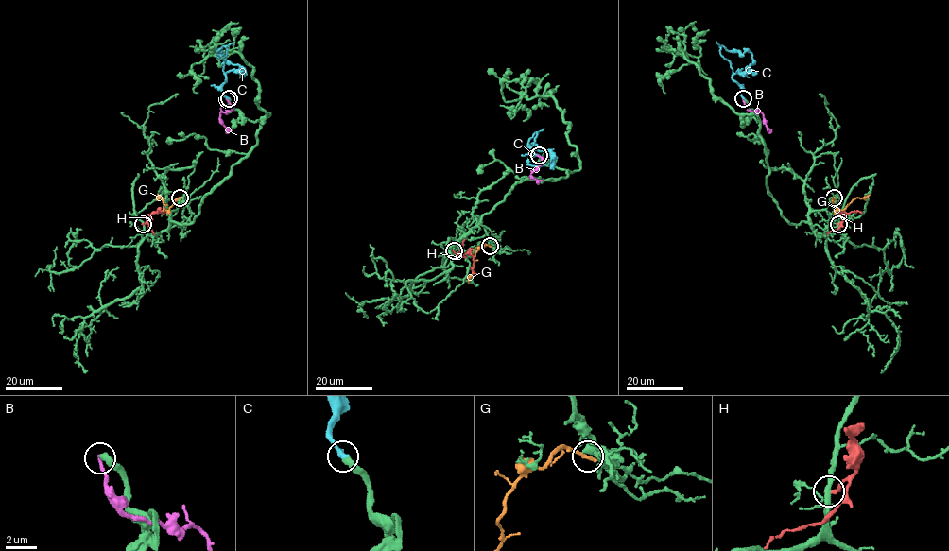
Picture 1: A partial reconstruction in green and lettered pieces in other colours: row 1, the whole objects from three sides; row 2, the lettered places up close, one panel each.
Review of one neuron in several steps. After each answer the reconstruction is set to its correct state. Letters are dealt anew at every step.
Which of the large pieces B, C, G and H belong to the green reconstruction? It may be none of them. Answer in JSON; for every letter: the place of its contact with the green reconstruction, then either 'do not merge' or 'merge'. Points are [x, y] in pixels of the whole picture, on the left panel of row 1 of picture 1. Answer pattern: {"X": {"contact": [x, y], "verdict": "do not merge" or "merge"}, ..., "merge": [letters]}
{"B": {"contact": [227, 99], "verdict": "do not merge"}, "C": {"contact": [229, 98], "verdict": "merge"}, "G": {"contact": [180, 198], "verdict": "do not merge"}, "H": {"contact": [143, 224], "verdict": "do not merge"}, "merge": ["C"]}

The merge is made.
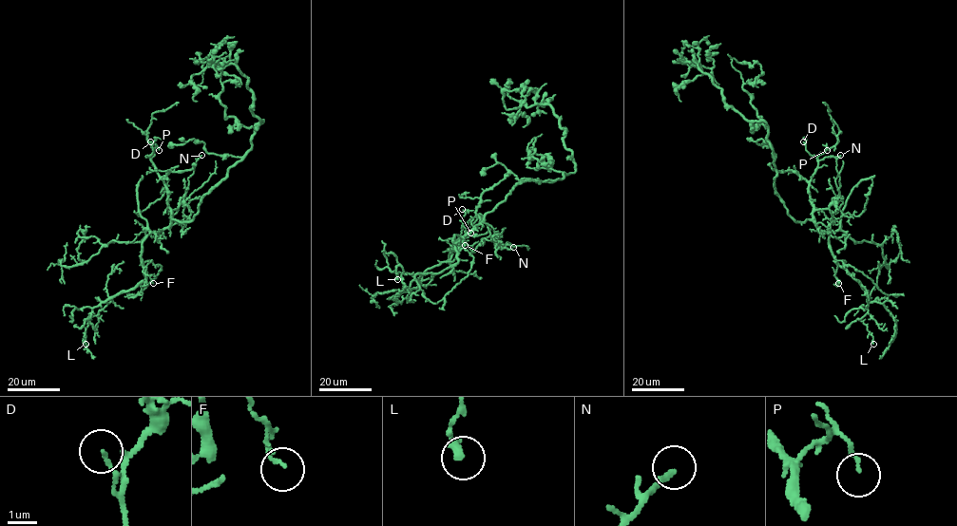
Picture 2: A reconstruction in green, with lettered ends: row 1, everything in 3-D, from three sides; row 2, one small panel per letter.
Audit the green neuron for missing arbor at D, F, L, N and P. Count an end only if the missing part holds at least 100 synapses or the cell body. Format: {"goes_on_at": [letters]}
{"goes_on_at": []}

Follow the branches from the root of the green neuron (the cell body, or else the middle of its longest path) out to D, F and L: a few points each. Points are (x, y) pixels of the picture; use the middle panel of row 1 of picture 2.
D: (519, 184), (483, 219), (479, 216), (464, 224), (462, 209)
F: (519, 184), (469, 232), (462, 236), (454, 235), (454, 244), (461, 240), (465, 245)
L: (519, 184), (469, 232), (462, 236), (454, 235), (456, 263), (435, 273), (405, 274), (398, 265), (397, 279)

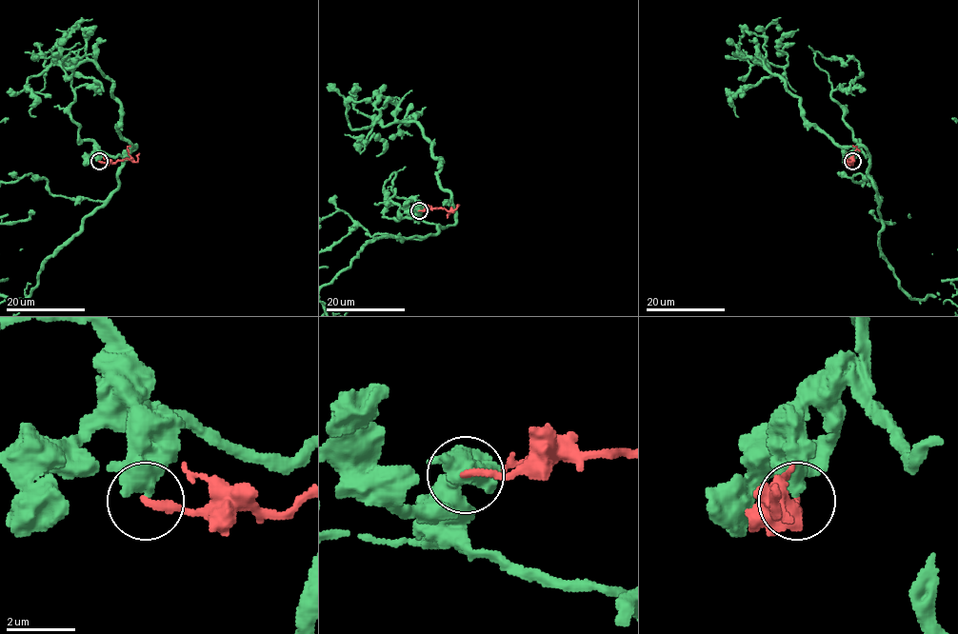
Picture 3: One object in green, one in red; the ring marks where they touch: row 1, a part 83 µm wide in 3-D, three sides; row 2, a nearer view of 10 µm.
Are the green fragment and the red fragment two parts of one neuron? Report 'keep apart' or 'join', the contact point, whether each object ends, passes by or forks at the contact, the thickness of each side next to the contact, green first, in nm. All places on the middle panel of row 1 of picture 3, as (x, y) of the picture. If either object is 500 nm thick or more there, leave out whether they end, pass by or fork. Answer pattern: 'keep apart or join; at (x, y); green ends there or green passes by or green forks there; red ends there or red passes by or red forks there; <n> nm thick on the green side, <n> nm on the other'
keep apart; at (419, 210); 650 nm thick on the green side, 220 nm on the other

